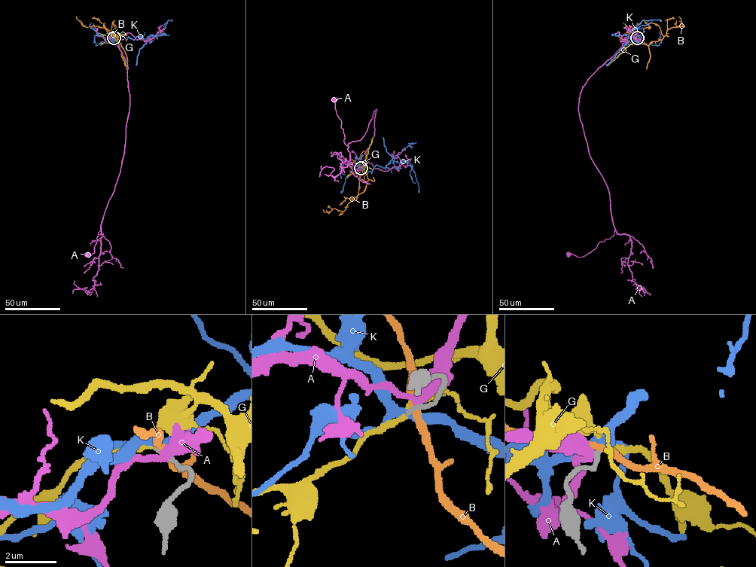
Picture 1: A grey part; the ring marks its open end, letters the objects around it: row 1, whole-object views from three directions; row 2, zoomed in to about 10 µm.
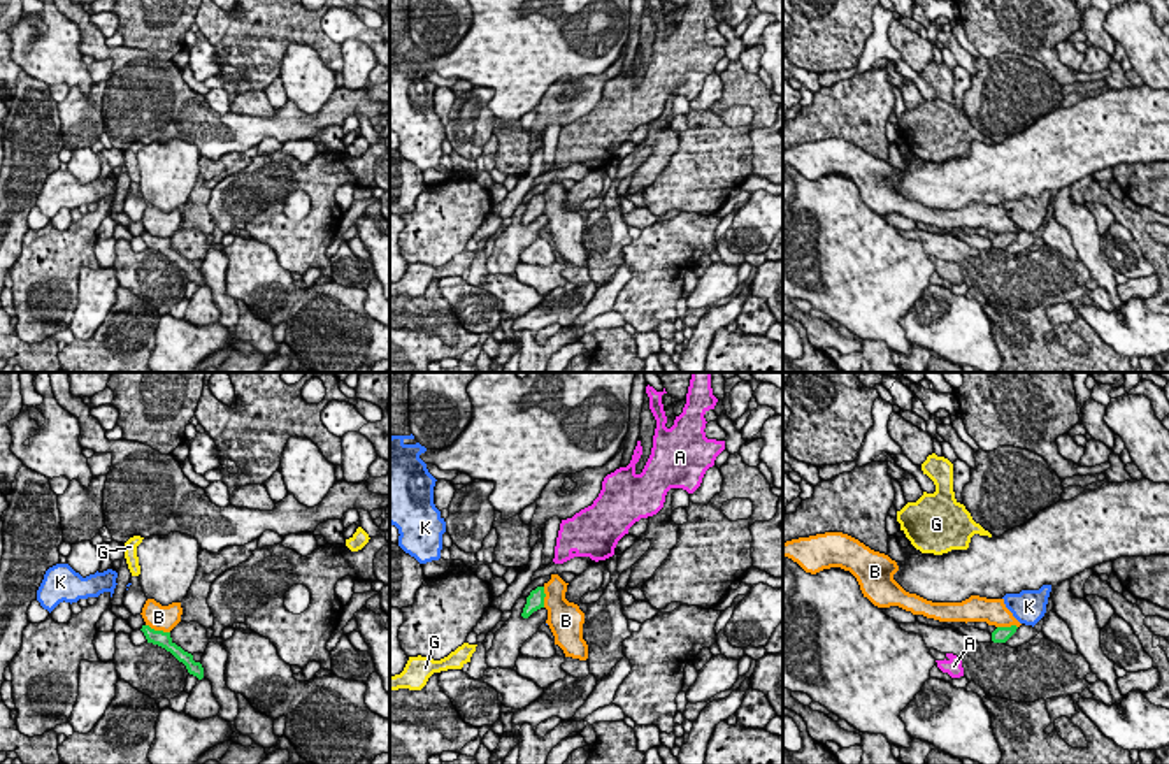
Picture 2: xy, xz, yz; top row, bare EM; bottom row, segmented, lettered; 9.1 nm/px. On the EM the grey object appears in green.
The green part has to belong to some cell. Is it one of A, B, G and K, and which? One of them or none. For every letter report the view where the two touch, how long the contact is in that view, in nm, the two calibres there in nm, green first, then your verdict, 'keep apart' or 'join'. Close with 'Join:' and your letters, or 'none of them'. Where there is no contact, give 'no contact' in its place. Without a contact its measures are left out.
A: no contact; keep apart
B: meets green in xy; contact 240 nm long; 140 nm thick on the green side, 240 nm on the other; keep apart
G: no contact; join
K: no contact; keep apart
Join: G

